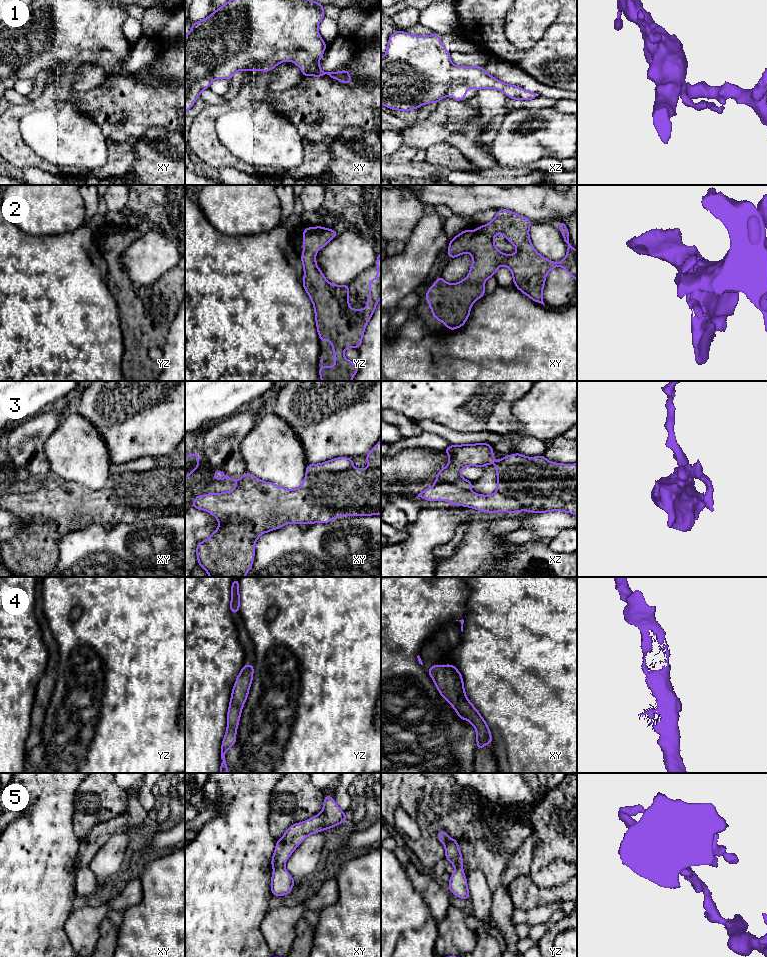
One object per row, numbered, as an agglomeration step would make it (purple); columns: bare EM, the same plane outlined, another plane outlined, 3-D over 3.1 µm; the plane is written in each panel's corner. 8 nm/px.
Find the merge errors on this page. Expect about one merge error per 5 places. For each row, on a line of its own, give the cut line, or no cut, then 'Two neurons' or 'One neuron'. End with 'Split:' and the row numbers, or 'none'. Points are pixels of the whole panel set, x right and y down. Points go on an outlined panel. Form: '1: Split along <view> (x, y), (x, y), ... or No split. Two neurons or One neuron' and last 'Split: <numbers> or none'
1: No split. One neuron
2: No split. One neuron
3: Split along xy (351, 467), (345, 470), (320, 471), (306, 475). Two neurons
4: No split. One neuron
5: No split. One neuron
Split: 3

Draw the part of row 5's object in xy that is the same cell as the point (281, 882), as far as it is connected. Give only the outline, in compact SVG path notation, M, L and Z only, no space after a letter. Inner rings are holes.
M324 795L322 811L300 823L292 824L283 837L277 840L275 851L271 860L274 869L271 878L271 892L274 896L285 896L292 891L295 880L284 868L286 861L293 851L310 835L345 822L346 813L343 812L335 800Z

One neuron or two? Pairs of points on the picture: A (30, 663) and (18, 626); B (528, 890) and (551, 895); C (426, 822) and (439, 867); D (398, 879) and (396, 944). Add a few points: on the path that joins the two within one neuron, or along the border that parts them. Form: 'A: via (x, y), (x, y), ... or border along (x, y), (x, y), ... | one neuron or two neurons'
A: via (21, 654), (21, 642), (18, 639), (18, 635) | one neuron
B: via (534, 895), (545, 895) | one neuron
C: border along (444, 857), (439, 859), (430, 871) | two neurons
D: via (396, 895), (396, 928) | one neuron

